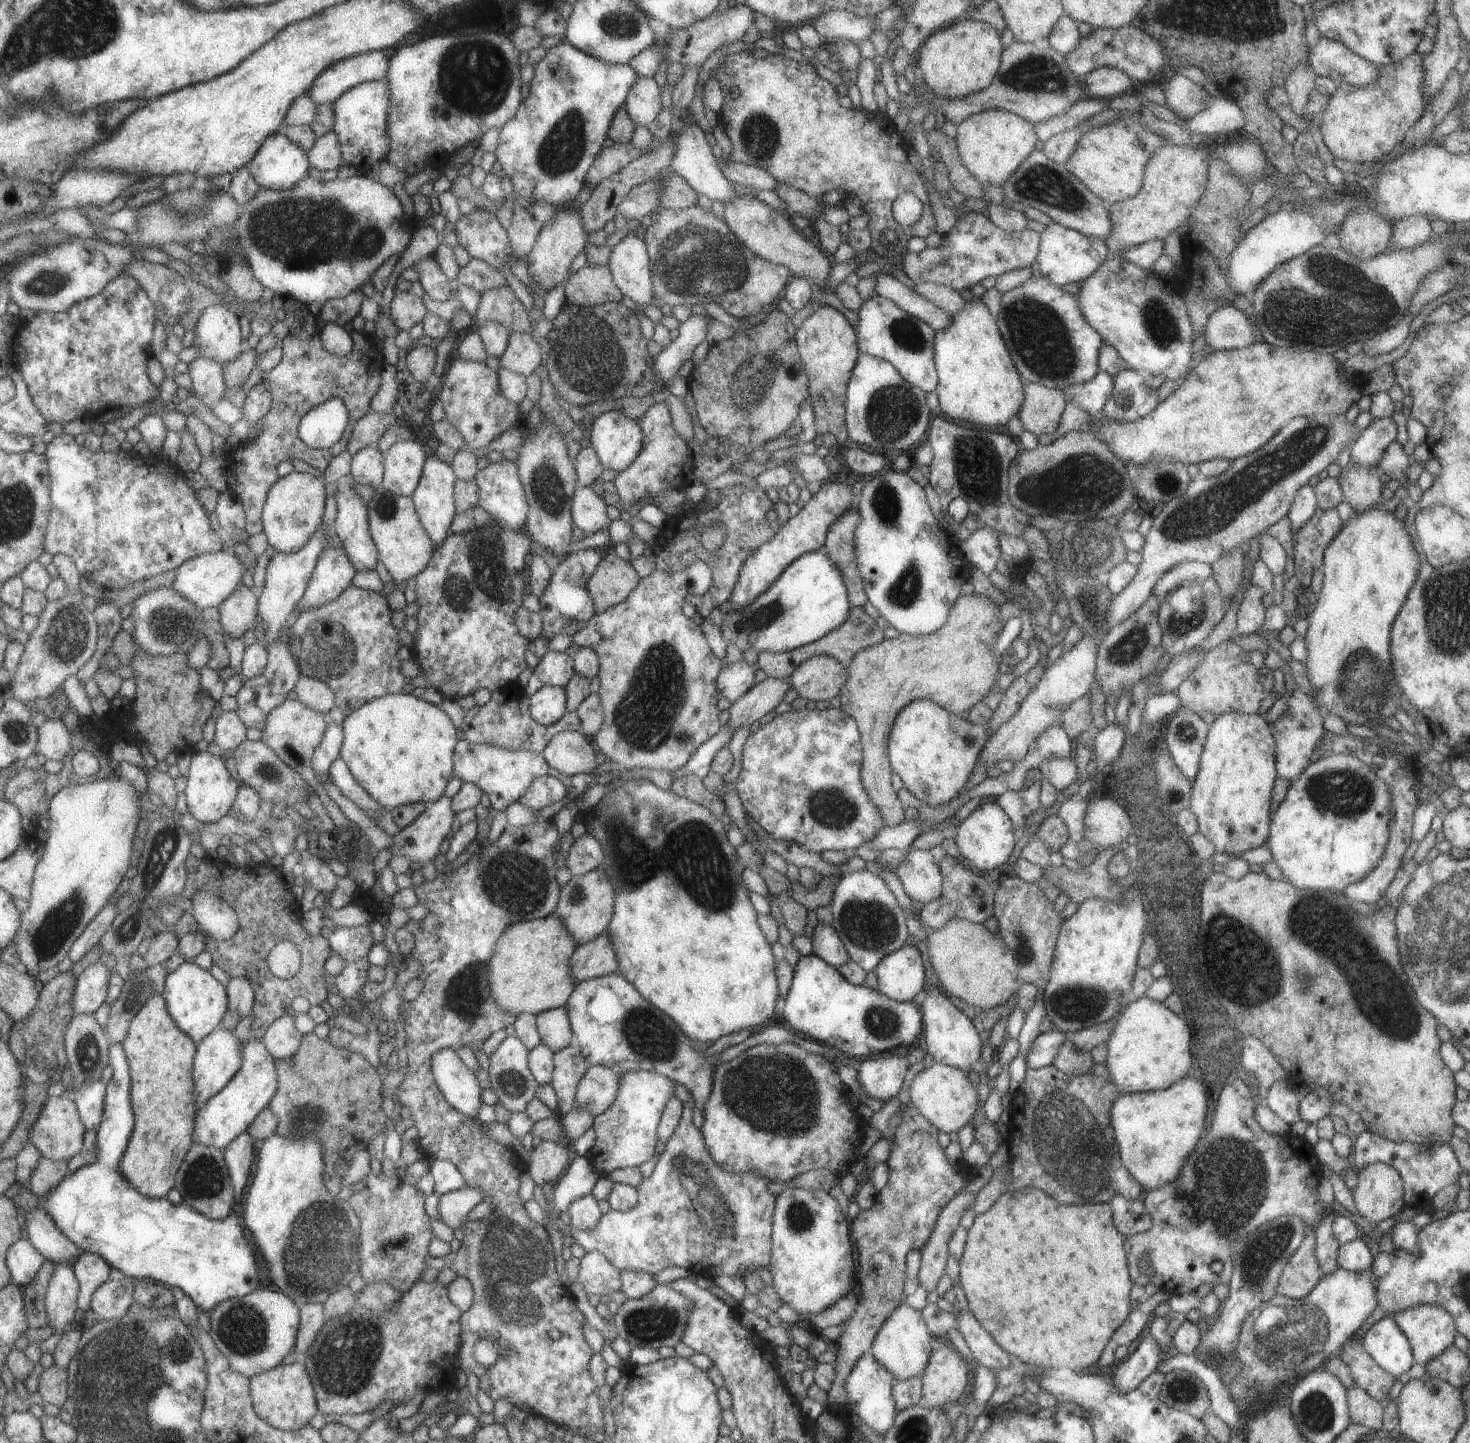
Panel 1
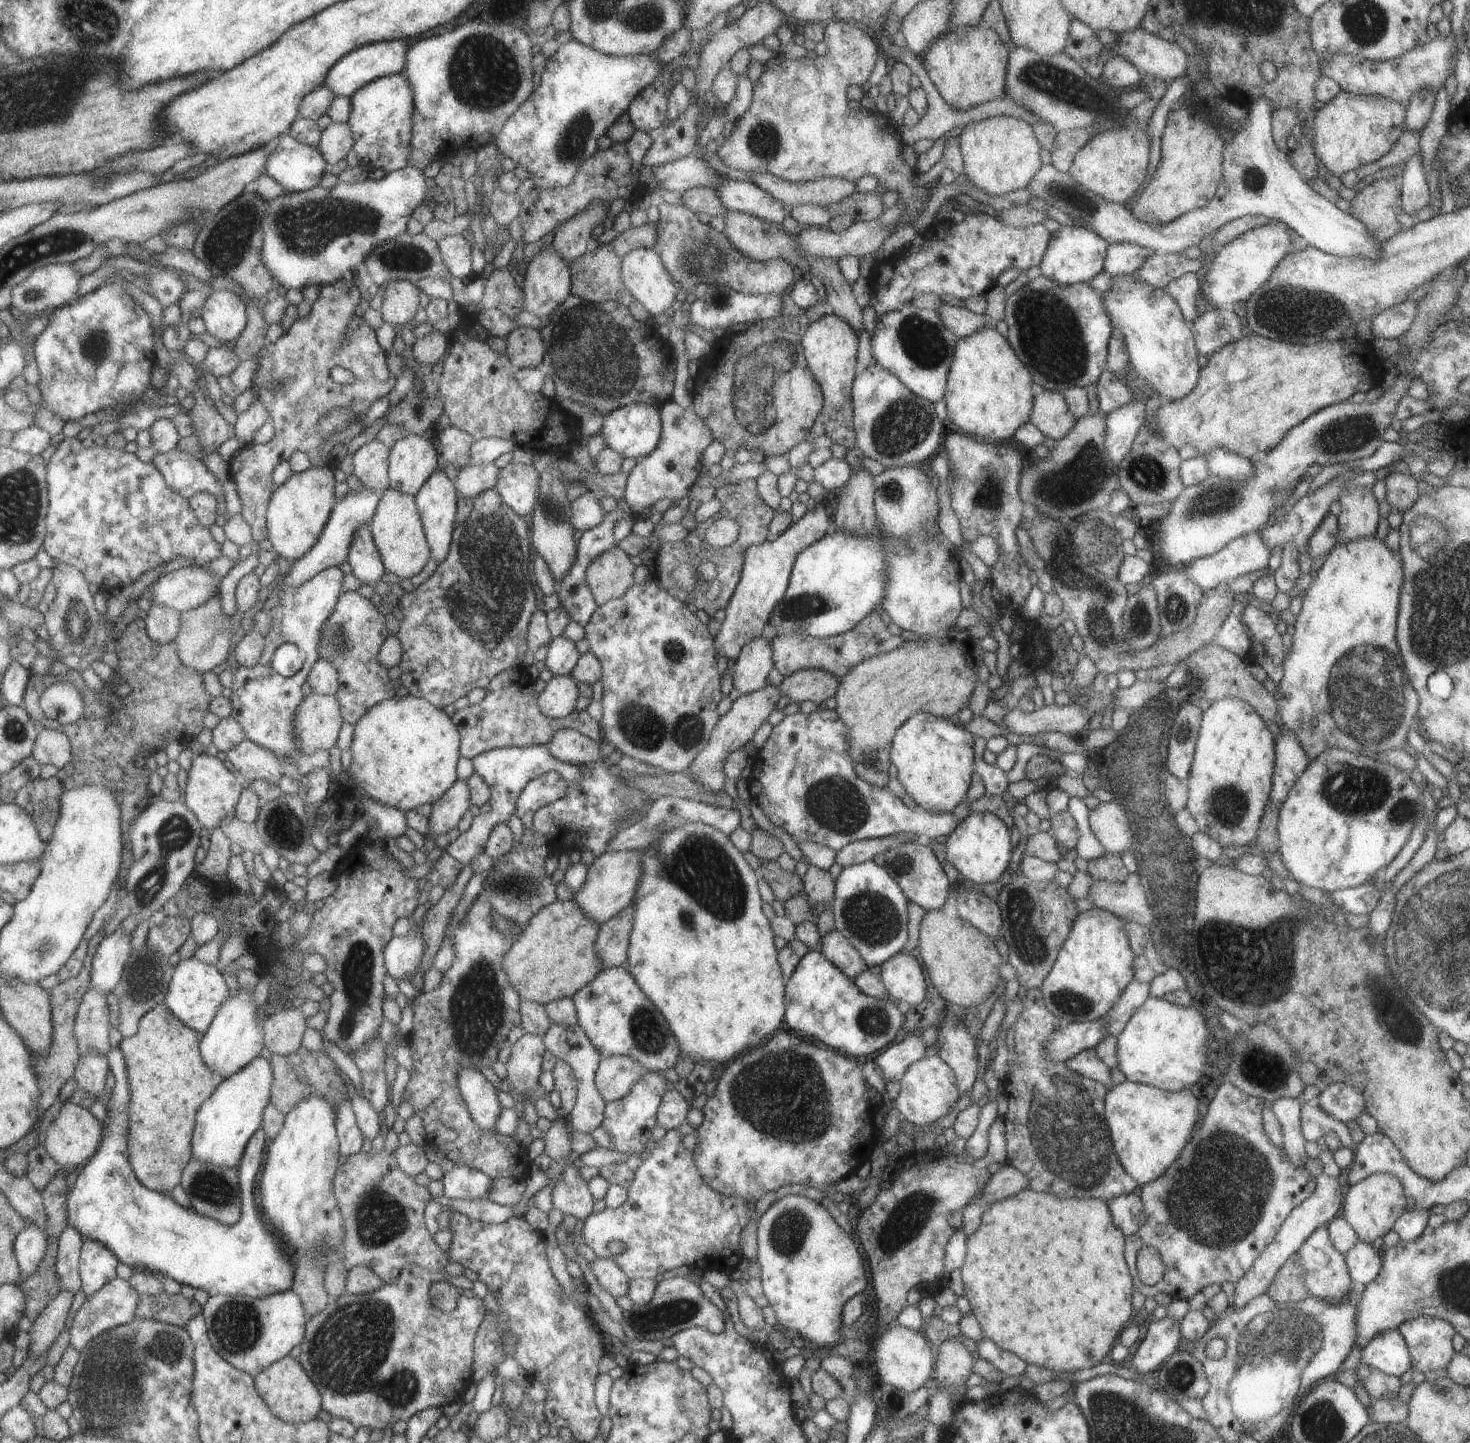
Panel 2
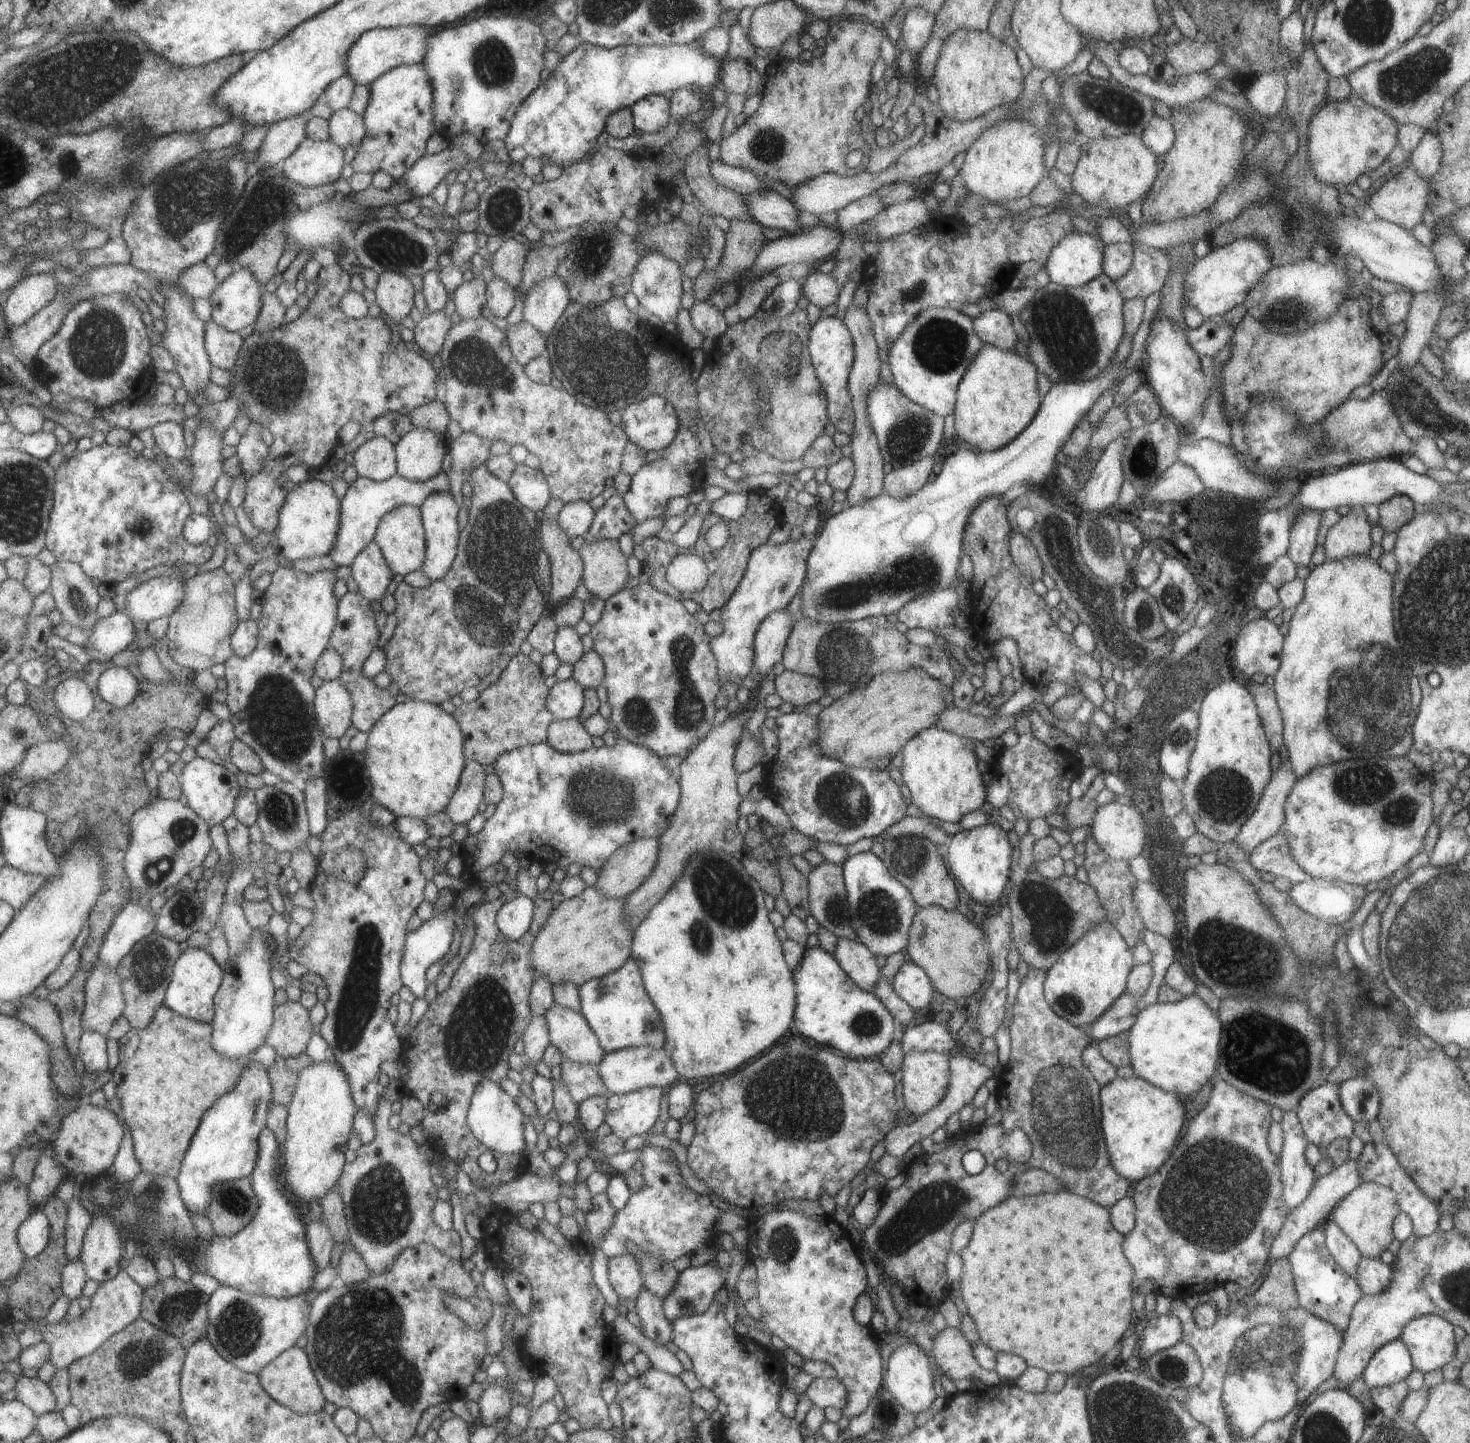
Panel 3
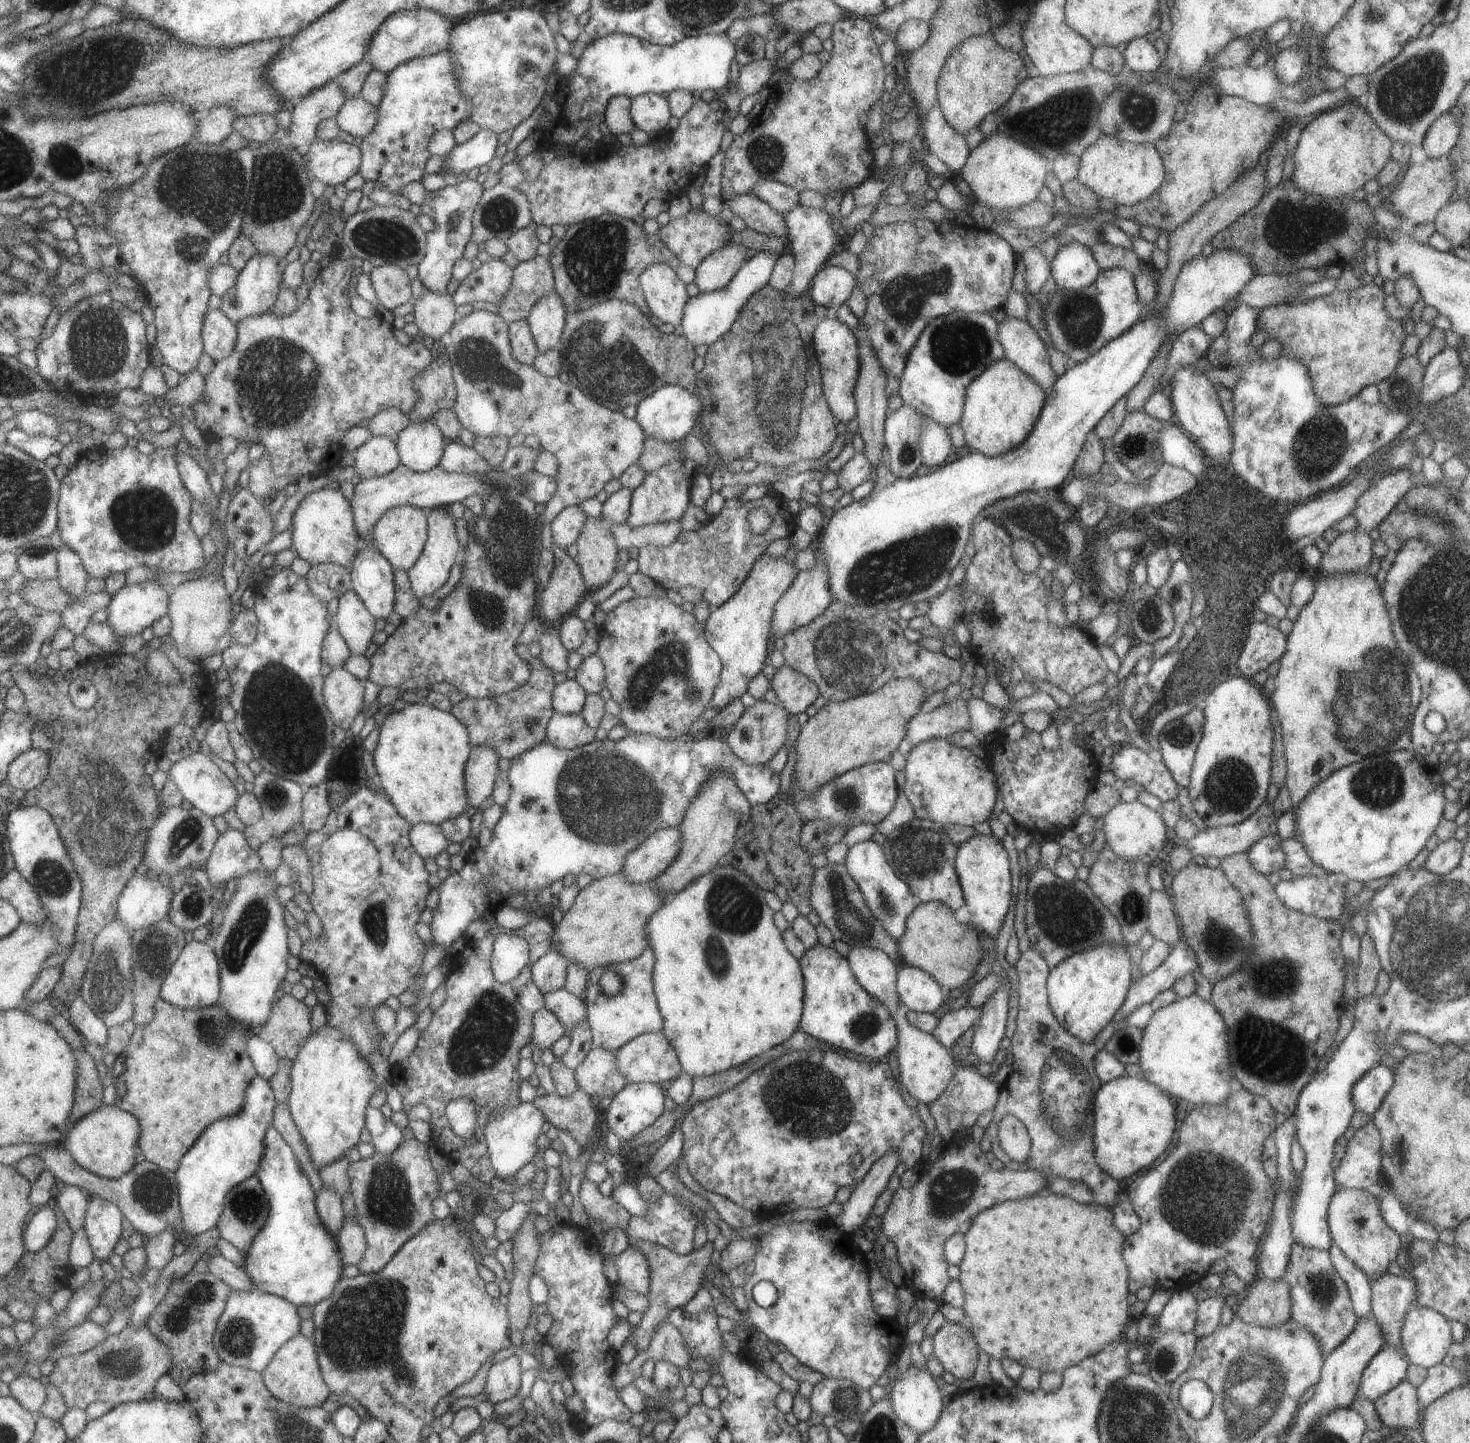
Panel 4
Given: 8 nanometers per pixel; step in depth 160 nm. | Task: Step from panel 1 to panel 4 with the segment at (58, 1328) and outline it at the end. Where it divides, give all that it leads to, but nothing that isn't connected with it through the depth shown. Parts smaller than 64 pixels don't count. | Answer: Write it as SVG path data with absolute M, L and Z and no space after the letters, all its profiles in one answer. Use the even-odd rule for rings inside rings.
M66 1185L56 1197L58 1205L63 1209L75 1236L75 1233L85 1226L92 1197L82 1188L73 1185Z

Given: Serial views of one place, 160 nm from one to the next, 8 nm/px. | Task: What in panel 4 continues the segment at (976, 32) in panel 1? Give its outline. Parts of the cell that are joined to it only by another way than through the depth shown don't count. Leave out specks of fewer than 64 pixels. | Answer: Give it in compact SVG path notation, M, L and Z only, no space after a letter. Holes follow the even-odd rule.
M989 33L961 42L947 56L936 81L936 100L945 122L960 135L966 135L971 128L978 128L978 124L985 116L999 110L1011 97L1015 88L1028 78L1026 65L1027 62L1021 53L999 47Z

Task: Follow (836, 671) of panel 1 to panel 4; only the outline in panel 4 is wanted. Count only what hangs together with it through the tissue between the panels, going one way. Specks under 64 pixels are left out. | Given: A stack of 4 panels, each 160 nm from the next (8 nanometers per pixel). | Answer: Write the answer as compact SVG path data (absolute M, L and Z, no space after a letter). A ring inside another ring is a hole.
M786 664L774 672L770 688L780 700L781 706L794 715L804 712L805 708L813 704L819 696L814 682Z

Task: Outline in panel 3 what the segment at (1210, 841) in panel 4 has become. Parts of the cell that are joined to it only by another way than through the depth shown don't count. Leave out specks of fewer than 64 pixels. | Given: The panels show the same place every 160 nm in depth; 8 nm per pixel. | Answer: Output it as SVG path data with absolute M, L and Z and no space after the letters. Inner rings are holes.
M1283 762L1272 772L1271 778L1263 788L1257 808L1239 828L1233 842L1243 850L1251 853L1255 846L1278 834L1284 822L1285 800L1295 784L1291 764Z

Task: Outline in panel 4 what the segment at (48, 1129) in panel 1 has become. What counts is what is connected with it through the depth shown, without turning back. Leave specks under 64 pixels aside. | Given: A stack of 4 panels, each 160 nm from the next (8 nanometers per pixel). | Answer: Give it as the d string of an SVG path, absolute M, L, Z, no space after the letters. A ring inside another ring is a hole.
M116 1104L103 1105L100 1109L94 1110L70 1127L63 1148L69 1151L73 1155L74 1161L79 1163L84 1169L108 1179L118 1179L131 1172L137 1164L137 1153L140 1152L139 1141L141 1136L142 1123L134 1114L120 1109Z

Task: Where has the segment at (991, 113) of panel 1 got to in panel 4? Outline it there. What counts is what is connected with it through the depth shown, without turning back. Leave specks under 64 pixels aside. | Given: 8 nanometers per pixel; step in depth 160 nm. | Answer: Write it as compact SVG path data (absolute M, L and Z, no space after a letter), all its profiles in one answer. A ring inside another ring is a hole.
M994 132L969 151L957 177L965 180L977 202L1006 211L1035 200L1038 190L1044 186L1048 170L1046 158L1028 144L1008 134Z

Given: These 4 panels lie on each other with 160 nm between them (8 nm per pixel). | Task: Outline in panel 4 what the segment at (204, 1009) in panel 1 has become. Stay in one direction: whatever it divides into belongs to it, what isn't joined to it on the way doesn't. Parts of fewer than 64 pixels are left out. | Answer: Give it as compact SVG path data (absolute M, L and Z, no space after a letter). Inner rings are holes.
M192 940L183 949L162 986L162 997L184 1009L202 1009L218 1004L222 993L222 967L218 954L210 942Z

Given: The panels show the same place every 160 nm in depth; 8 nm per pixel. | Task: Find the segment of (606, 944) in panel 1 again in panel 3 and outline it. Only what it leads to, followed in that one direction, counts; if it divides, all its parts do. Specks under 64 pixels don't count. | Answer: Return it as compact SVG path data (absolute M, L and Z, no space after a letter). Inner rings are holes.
M754 699L741 712L727 719L712 730L687 754L677 768L681 790L675 813L670 816L668 827L660 834L659 856L655 868L634 892L625 897L623 918L629 928L635 929L649 914L649 910L661 900L661 896L681 876L691 854L699 850L725 852L738 855L742 848L742 835L736 829L739 804L742 802L736 789L736 773L733 758L737 742L742 736L745 723L751 716Z

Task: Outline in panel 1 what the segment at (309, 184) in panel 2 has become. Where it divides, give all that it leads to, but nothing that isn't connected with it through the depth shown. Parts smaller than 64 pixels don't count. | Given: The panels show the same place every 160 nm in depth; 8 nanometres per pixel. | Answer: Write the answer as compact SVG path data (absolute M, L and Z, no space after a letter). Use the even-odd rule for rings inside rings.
M275 133L266 138L249 168L262 187L286 191L298 185L311 167L310 155L305 149L287 135Z

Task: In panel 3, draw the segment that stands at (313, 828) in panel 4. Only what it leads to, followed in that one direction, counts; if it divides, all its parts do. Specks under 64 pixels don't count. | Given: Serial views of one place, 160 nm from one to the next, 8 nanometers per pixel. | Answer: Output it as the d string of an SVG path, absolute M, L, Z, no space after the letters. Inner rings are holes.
M323 776L313 778L306 786L306 806L310 819L310 830L312 835L321 835L329 827L327 818L327 794L328 784Z

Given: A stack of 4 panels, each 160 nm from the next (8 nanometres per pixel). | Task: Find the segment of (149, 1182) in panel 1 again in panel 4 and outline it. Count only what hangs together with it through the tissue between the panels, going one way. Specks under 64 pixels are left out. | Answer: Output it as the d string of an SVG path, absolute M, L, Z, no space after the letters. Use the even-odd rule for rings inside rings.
M162 996L157 999L155 1020L145 1026L136 1025L129 1046L121 1053L126 1071L115 1078L115 1104L134 1114L142 1123L139 1146L145 1160L176 1173L186 1154L209 1125L242 1111L246 1090L259 1076L249 1054L251 1037L259 1036L254 1031L243 1031L219 1004L187 1010L167 1002Z

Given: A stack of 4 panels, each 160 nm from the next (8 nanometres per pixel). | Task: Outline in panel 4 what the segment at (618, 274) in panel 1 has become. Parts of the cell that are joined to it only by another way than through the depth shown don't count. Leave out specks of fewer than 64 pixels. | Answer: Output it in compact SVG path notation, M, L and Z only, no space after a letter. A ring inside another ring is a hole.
M651 263L638 274L642 297L651 312L662 323L680 324L683 305L688 299L685 284L667 263Z

